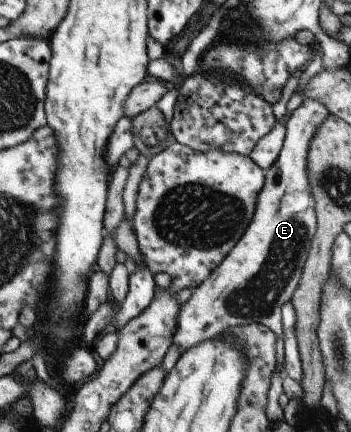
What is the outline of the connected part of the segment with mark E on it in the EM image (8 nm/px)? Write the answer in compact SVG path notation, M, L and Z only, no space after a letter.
M302 100L288 115L284 125L284 138L275 163L264 169L264 183L256 197L255 209L247 225L247 229L233 245L233 249L223 257L223 261L211 270L211 273L196 287L193 288L189 298L179 307L177 327L173 333L173 345L177 347L178 355L185 353L189 347L209 341L219 336L219 333L229 327L259 323L270 329L277 338L283 341L281 327L281 305L290 301L295 293L303 265L307 261L311 240L316 230L316 215L314 212L315 201L309 191L305 163L307 163L307 149L309 141L315 135L315 129L331 115L323 103Z

